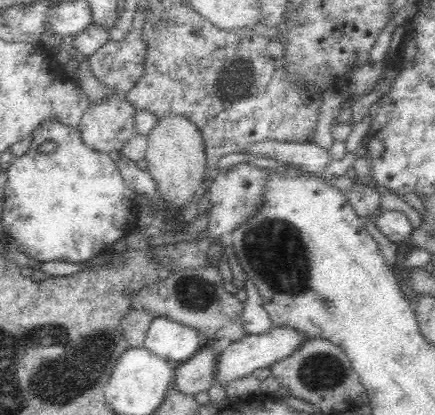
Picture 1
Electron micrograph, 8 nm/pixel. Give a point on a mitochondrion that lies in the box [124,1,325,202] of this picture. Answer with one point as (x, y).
(237, 76)

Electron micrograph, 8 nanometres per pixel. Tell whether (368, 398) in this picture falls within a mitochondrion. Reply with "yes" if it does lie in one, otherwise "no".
no

